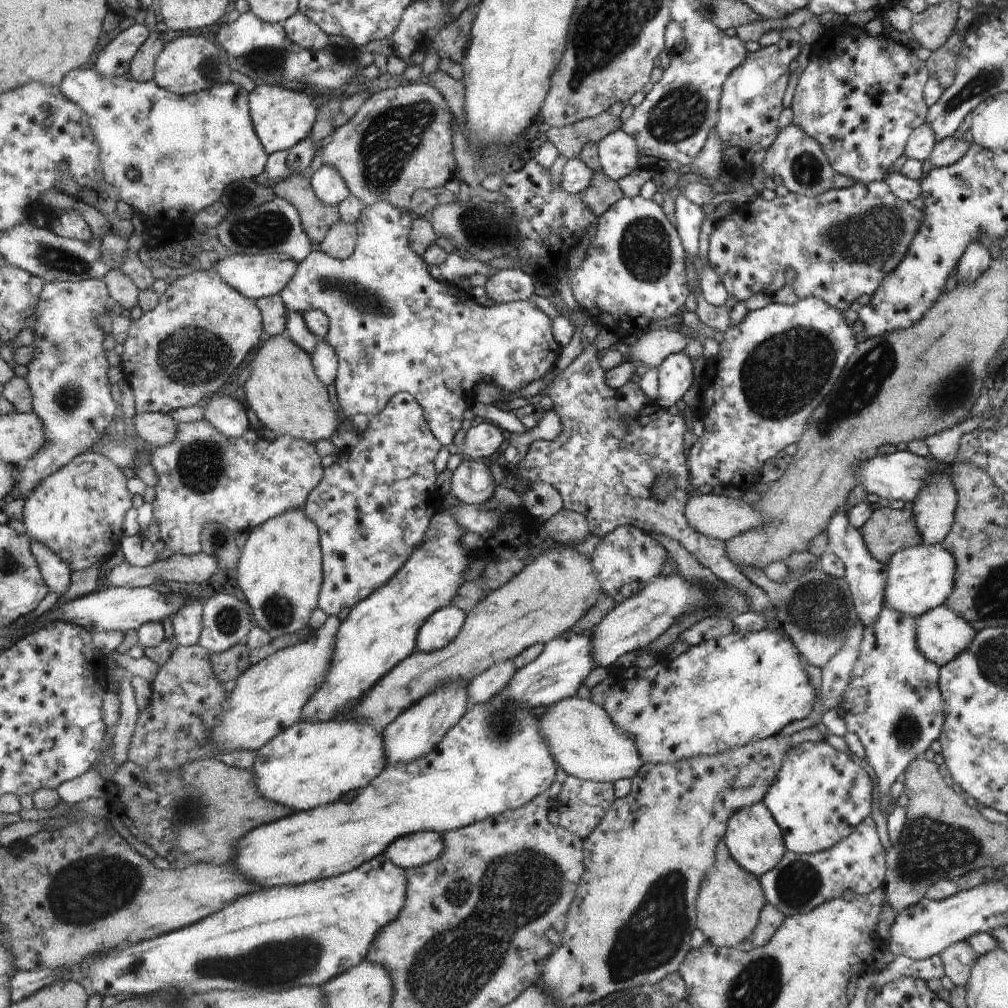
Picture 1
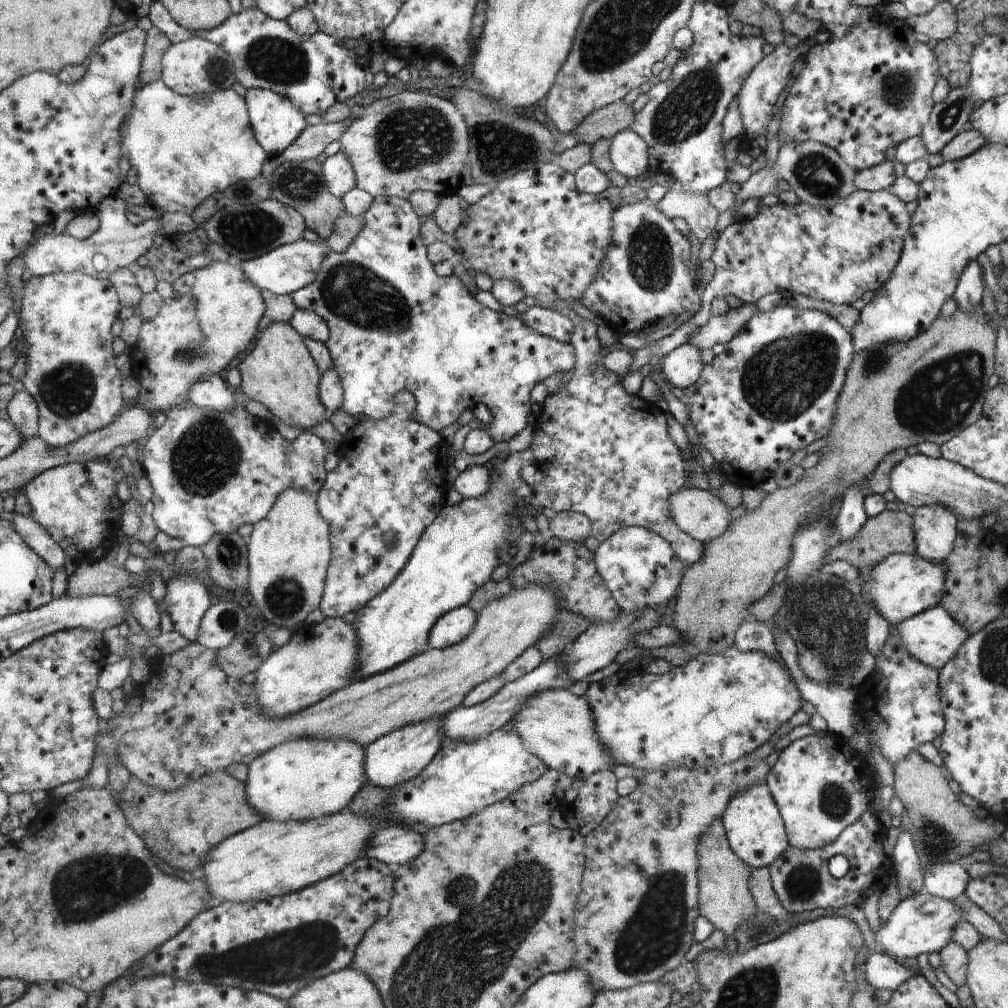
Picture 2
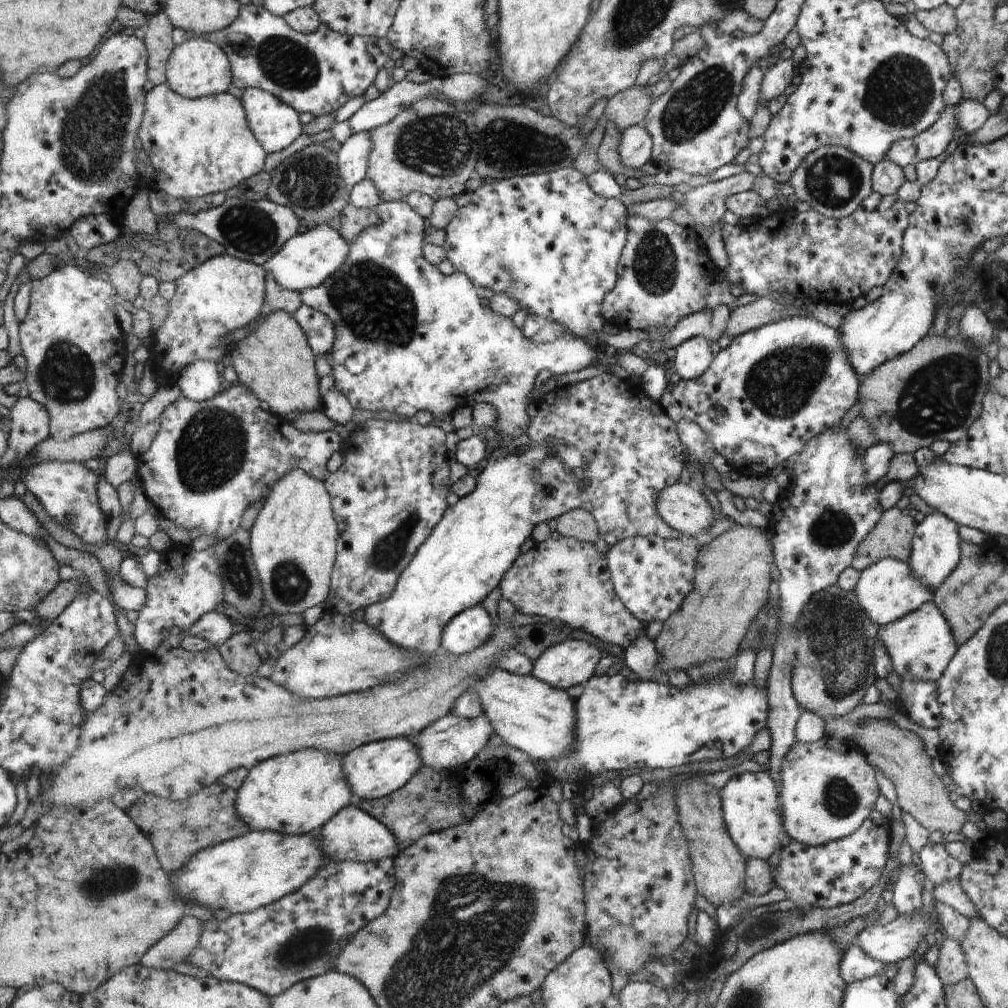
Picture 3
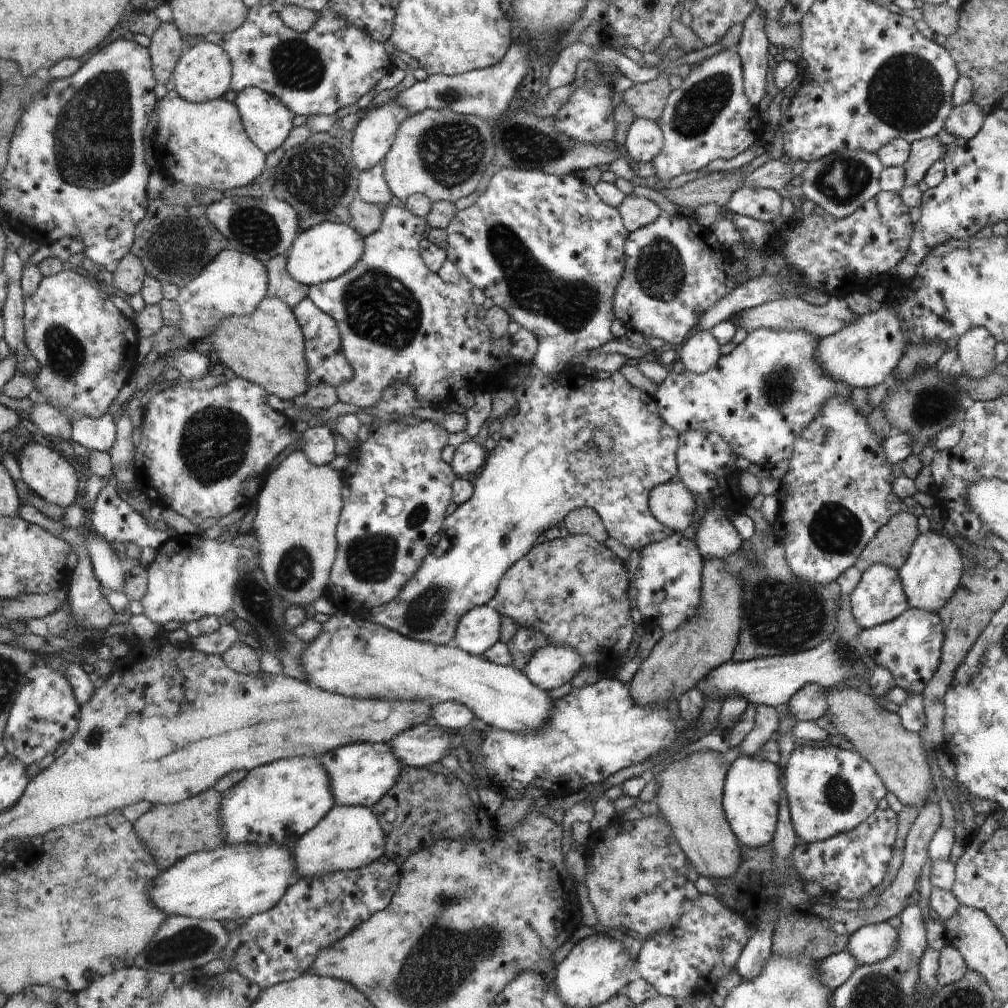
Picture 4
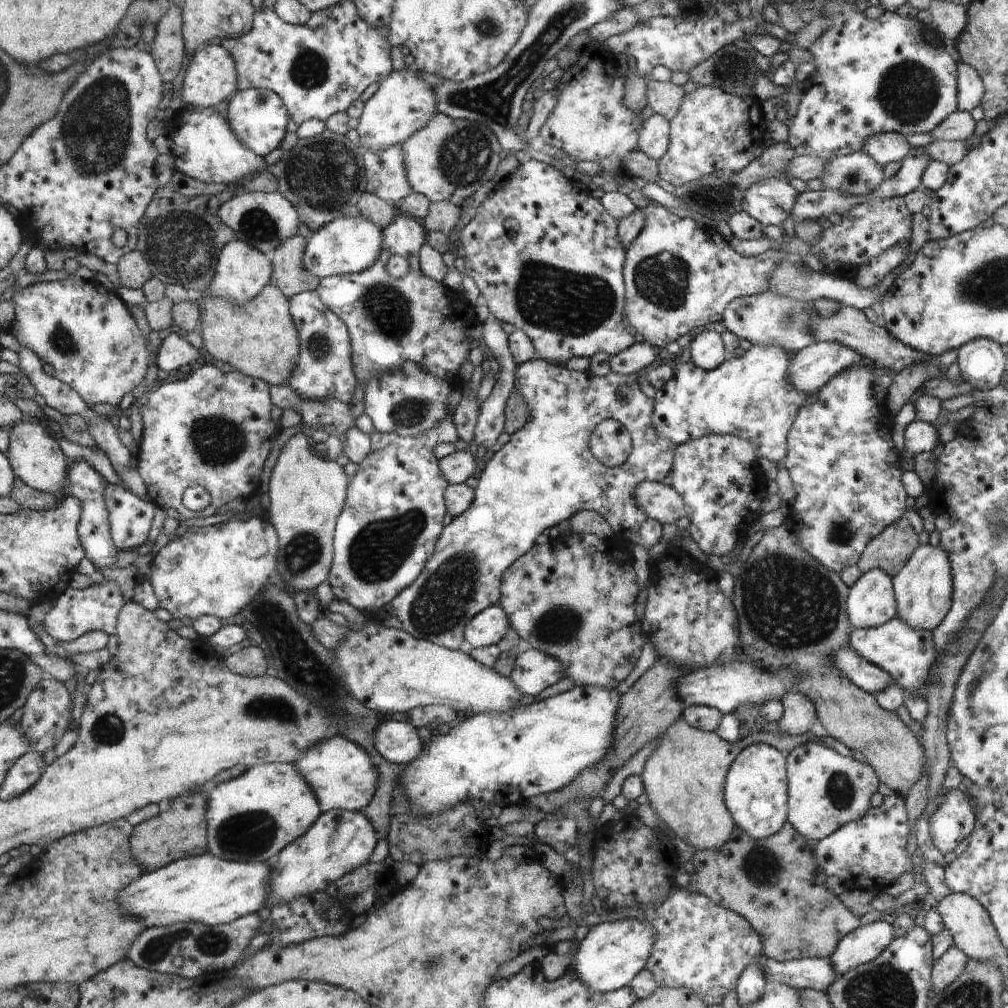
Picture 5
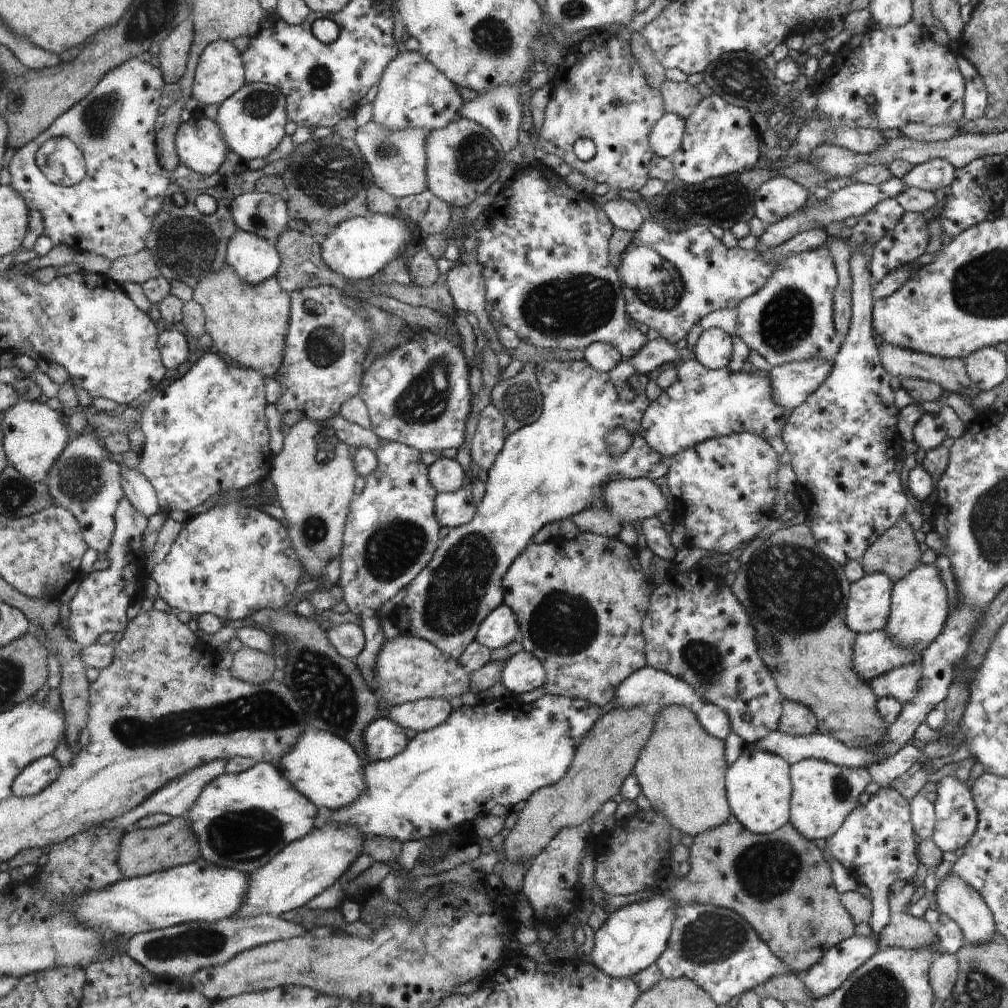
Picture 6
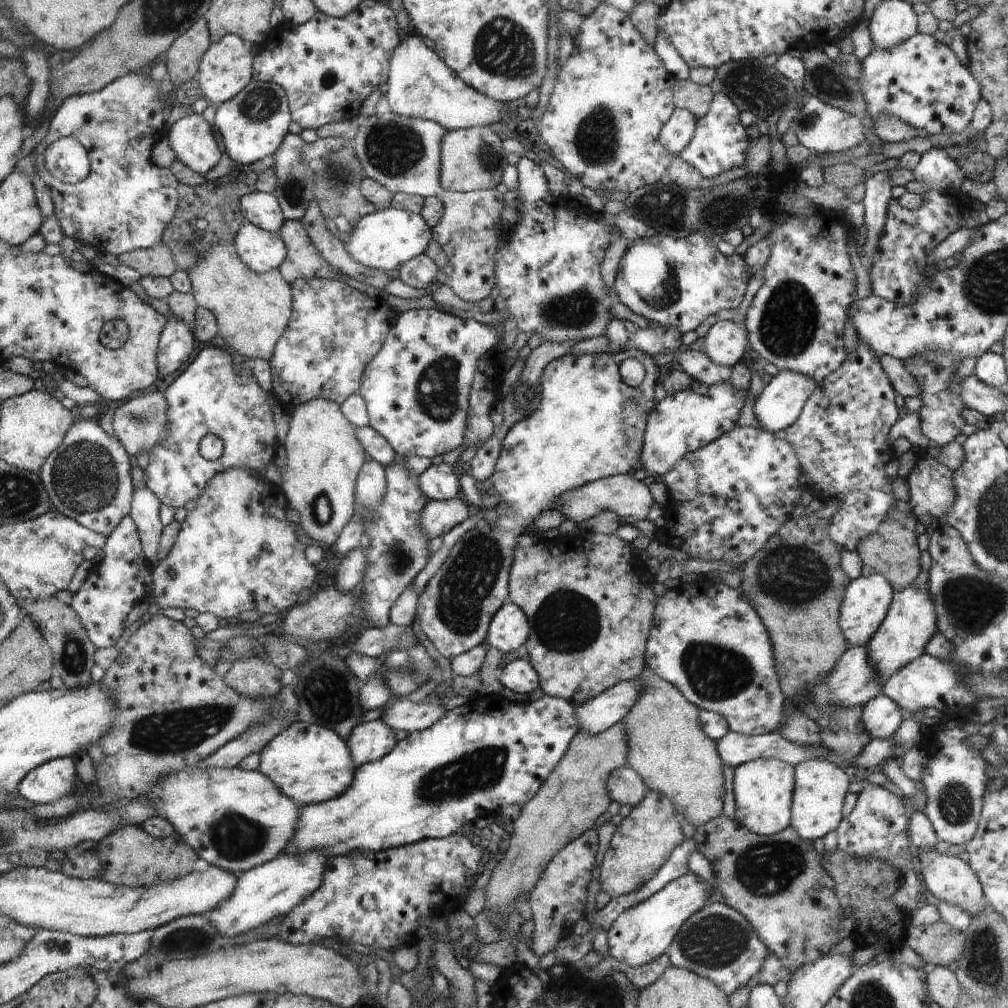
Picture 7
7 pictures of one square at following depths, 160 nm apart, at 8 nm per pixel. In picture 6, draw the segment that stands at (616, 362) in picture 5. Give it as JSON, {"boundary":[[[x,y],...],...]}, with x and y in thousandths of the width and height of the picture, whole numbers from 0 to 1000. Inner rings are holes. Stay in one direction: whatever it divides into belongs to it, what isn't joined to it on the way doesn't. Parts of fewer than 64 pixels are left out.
{"boundary":[[[645,333],[643,339],[623,359],[632,370],[645,371],[657,361],[675,359],[676,353],[671,342],[655,333]]]}

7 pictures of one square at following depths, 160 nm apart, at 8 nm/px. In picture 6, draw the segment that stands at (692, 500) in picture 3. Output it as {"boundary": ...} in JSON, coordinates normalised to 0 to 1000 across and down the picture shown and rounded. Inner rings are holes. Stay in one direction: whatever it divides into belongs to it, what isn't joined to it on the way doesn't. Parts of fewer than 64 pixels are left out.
{"boundary":[[[620,474],[605,478],[600,486],[603,506],[618,519],[630,519],[651,513],[663,498],[648,476]]]}

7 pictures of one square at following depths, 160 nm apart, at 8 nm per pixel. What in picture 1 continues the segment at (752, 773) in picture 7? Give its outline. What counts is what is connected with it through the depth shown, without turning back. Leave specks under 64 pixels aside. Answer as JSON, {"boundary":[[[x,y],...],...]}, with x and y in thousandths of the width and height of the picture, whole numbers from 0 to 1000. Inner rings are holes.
{"boundary":[[[757,795],[749,796],[727,808],[722,815],[718,835],[731,856],[753,871],[774,857],[781,844],[778,825]]]}

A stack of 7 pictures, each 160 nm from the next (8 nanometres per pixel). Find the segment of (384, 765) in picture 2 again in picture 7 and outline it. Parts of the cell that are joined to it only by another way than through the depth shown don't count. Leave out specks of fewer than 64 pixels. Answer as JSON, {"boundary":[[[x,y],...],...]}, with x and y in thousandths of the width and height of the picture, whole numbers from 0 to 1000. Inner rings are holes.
{"boundary":[[[294,714],[275,728],[258,746],[255,762],[300,800],[317,798],[337,791],[349,780],[353,764],[342,733],[329,722]]]}

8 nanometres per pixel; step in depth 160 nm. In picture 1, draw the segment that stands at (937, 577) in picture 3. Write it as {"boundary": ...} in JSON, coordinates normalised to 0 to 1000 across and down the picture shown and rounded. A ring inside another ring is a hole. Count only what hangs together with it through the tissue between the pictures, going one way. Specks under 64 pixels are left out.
{"boundary":[[[928,467],[920,478],[918,485],[906,496],[907,510],[914,529],[917,531],[917,541],[935,540],[944,525],[949,506],[949,487],[942,478],[942,472],[934,467]]]}

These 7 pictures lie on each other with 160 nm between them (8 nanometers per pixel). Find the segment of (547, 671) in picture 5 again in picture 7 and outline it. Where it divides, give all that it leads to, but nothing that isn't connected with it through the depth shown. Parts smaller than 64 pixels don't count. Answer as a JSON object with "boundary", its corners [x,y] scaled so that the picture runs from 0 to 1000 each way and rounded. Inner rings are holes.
{"boundary":[[[524,653],[510,654],[496,666],[495,676],[511,688],[524,688],[536,680],[533,664]]]}

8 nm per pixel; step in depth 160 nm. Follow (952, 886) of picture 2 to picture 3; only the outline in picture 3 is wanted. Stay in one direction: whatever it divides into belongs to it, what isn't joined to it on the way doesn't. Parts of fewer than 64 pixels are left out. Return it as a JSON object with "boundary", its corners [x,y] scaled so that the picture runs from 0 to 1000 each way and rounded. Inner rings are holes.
{"boundary":[[[920,836],[909,848],[911,860],[927,879],[948,871],[954,856],[941,848],[935,836]]]}

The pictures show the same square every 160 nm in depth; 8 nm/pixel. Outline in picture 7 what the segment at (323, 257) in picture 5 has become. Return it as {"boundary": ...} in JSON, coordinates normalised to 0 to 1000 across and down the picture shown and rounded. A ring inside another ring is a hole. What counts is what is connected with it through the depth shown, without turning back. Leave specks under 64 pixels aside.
{"boundary":[[[388,204],[359,215],[346,233],[343,248],[352,259],[365,266],[381,270],[391,268],[391,266],[396,267],[402,260],[421,252],[429,236],[429,226],[419,216],[418,212]]]}

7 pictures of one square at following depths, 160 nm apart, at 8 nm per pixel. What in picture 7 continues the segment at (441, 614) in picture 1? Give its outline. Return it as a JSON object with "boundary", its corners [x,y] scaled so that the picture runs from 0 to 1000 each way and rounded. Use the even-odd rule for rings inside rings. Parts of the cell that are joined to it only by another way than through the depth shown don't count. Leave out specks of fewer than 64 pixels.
{"boundary":[[[502,598],[485,621],[484,638],[498,647],[512,645],[525,635],[524,611],[513,599]]]}

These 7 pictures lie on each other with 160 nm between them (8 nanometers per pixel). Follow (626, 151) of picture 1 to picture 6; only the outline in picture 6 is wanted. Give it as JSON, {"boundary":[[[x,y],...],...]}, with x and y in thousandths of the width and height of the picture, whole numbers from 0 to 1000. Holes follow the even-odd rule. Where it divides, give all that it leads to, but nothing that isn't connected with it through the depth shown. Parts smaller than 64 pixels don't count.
{"boundary":[[[661,112],[644,133],[649,153],[666,158],[676,147],[680,135],[680,118],[671,112]]]}

